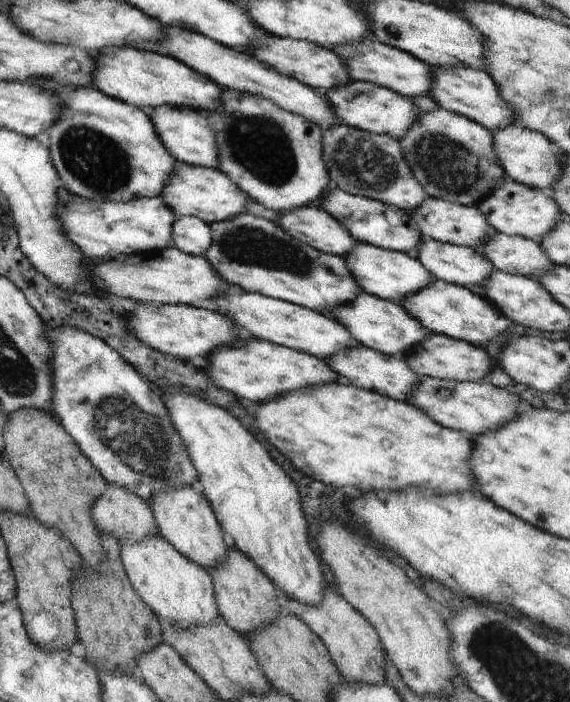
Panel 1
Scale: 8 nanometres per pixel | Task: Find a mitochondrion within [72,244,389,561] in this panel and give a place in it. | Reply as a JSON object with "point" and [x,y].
{"point":[136,437]}

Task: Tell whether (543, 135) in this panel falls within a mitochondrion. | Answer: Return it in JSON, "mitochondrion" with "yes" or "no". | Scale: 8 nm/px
{"mitochondrion":"no"}

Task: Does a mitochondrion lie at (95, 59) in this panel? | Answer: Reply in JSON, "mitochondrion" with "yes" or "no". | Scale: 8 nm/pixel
{"mitochondrion":"no"}

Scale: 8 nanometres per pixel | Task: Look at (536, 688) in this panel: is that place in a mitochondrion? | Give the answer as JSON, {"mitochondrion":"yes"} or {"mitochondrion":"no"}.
{"mitochondrion":"yes"}

